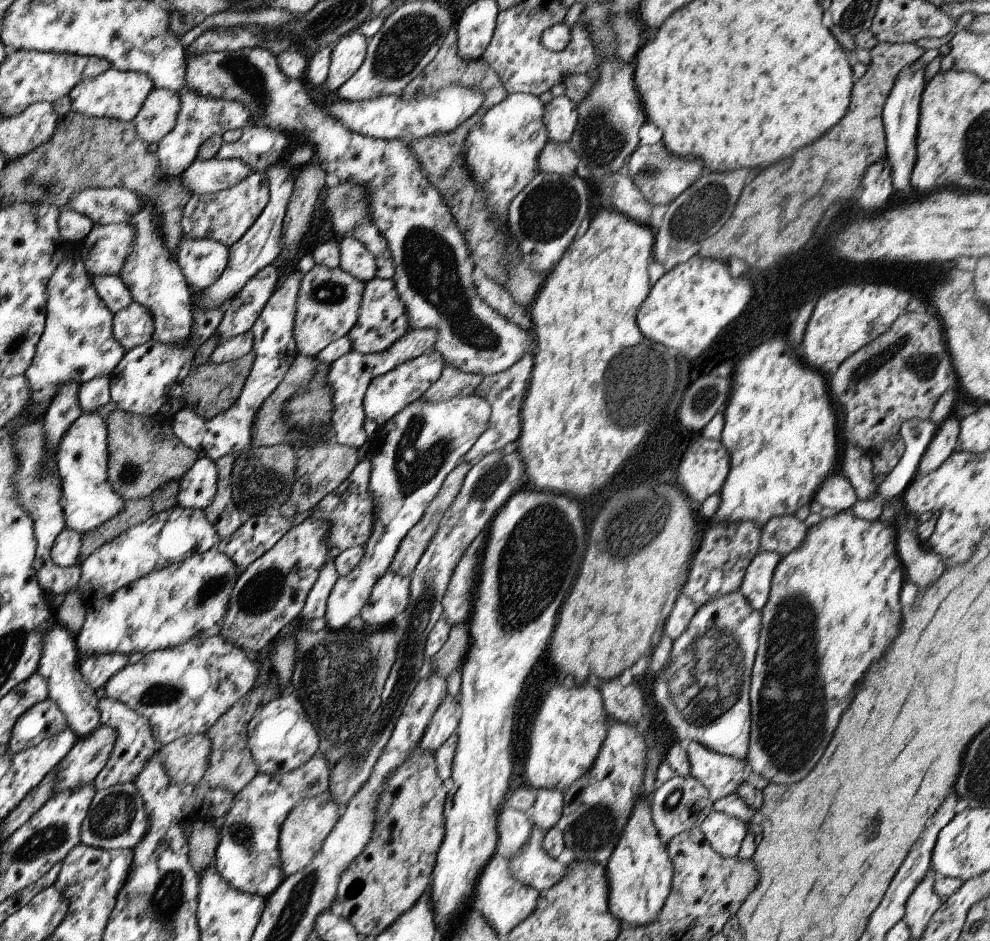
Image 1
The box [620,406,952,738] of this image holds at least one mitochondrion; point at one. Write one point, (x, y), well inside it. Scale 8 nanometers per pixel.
(705, 682)

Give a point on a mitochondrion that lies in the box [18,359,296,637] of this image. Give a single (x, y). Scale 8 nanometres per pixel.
(260, 596)

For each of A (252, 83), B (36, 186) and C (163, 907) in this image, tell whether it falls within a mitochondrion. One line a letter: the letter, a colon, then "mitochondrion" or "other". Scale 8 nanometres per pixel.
A: mitochondrion
B: mitochondrion
C: mitochondrion

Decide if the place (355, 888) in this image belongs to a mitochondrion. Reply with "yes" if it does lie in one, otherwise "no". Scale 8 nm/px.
no

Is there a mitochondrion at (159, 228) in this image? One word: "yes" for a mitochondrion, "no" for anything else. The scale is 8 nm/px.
no

